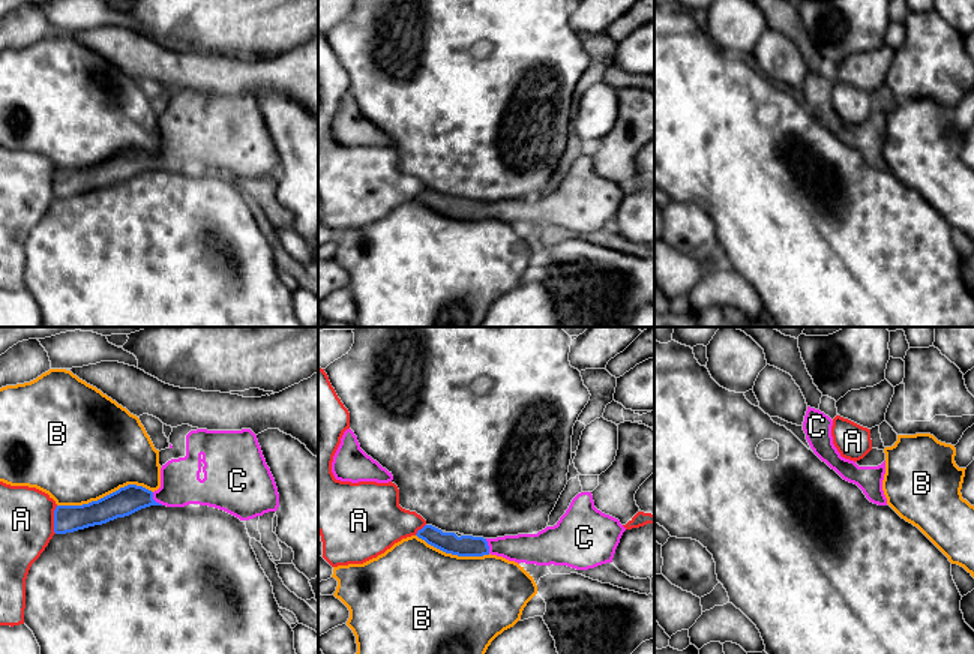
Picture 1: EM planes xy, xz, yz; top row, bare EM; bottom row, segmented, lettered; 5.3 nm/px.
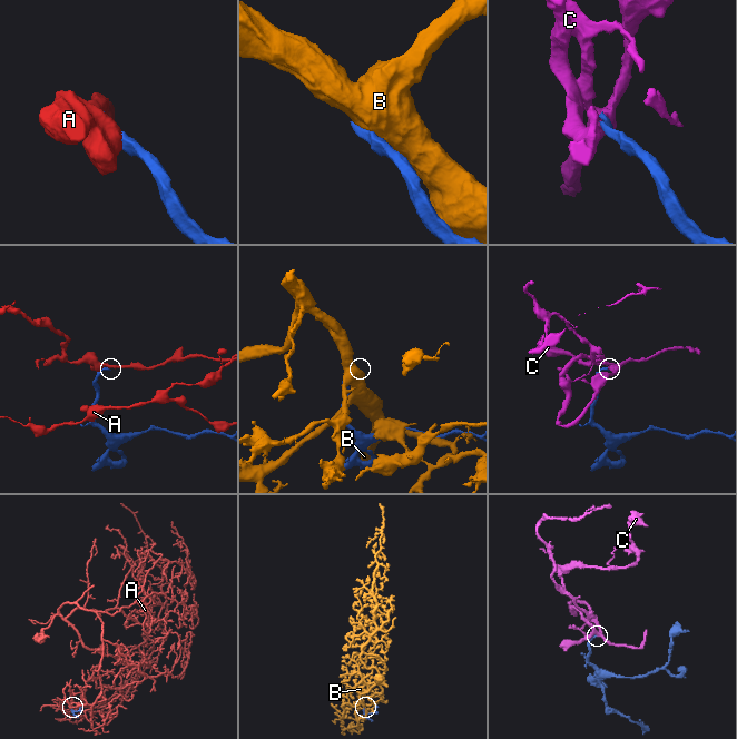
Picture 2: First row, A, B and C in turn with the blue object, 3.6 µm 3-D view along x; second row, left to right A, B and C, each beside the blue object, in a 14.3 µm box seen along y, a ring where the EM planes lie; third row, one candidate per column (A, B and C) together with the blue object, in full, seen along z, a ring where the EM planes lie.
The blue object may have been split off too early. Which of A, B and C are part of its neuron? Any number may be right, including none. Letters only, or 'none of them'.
C

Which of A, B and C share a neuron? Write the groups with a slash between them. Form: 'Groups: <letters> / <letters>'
Groups: A / B / C

